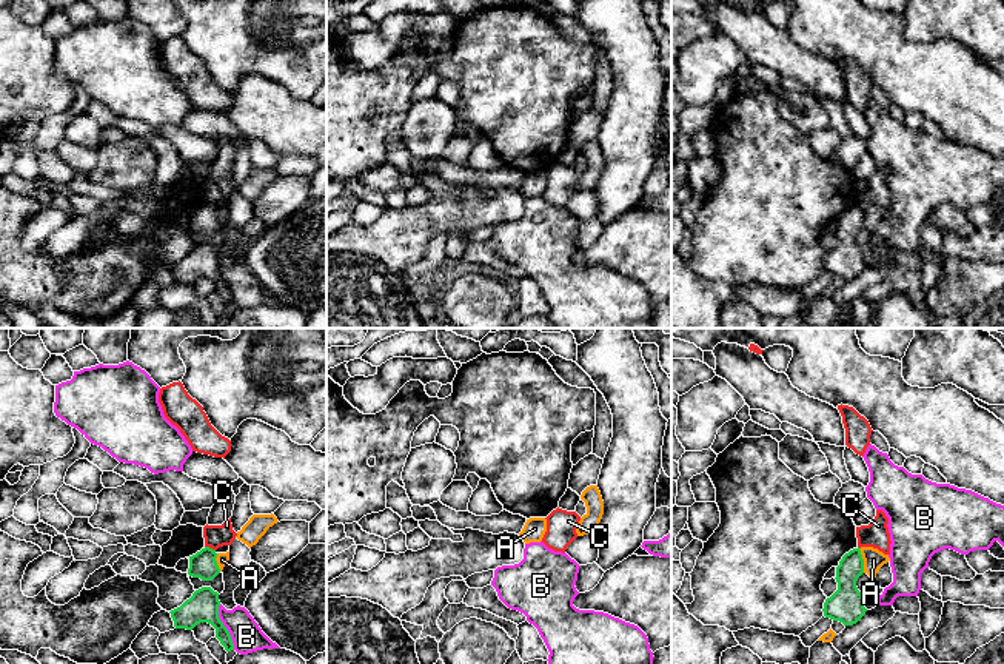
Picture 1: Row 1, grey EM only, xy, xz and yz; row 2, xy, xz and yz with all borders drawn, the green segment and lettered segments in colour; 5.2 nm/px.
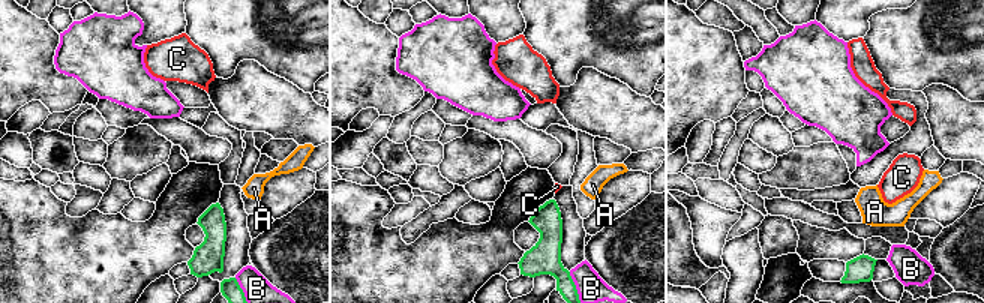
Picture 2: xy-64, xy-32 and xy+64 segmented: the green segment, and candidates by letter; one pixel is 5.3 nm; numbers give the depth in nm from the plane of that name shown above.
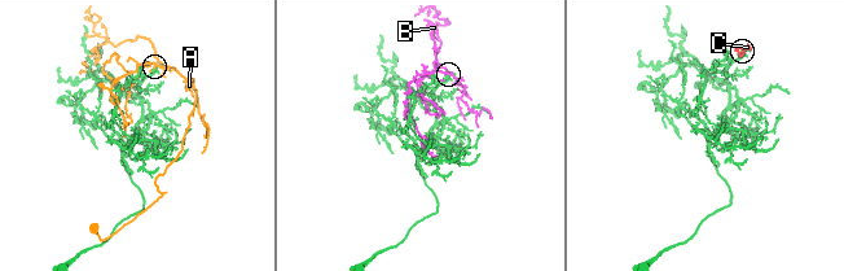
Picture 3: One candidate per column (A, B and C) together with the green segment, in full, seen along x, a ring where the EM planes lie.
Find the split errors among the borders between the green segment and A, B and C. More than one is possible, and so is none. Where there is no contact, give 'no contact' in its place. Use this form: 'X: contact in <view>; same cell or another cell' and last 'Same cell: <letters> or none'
A: contact in yz; another cell
B: contact in xy; another cell
C: contact in xy; another cell
Same cell: none

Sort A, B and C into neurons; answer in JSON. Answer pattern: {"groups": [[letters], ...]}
{"groups": [["A"], ["B"], ["C"]]}

